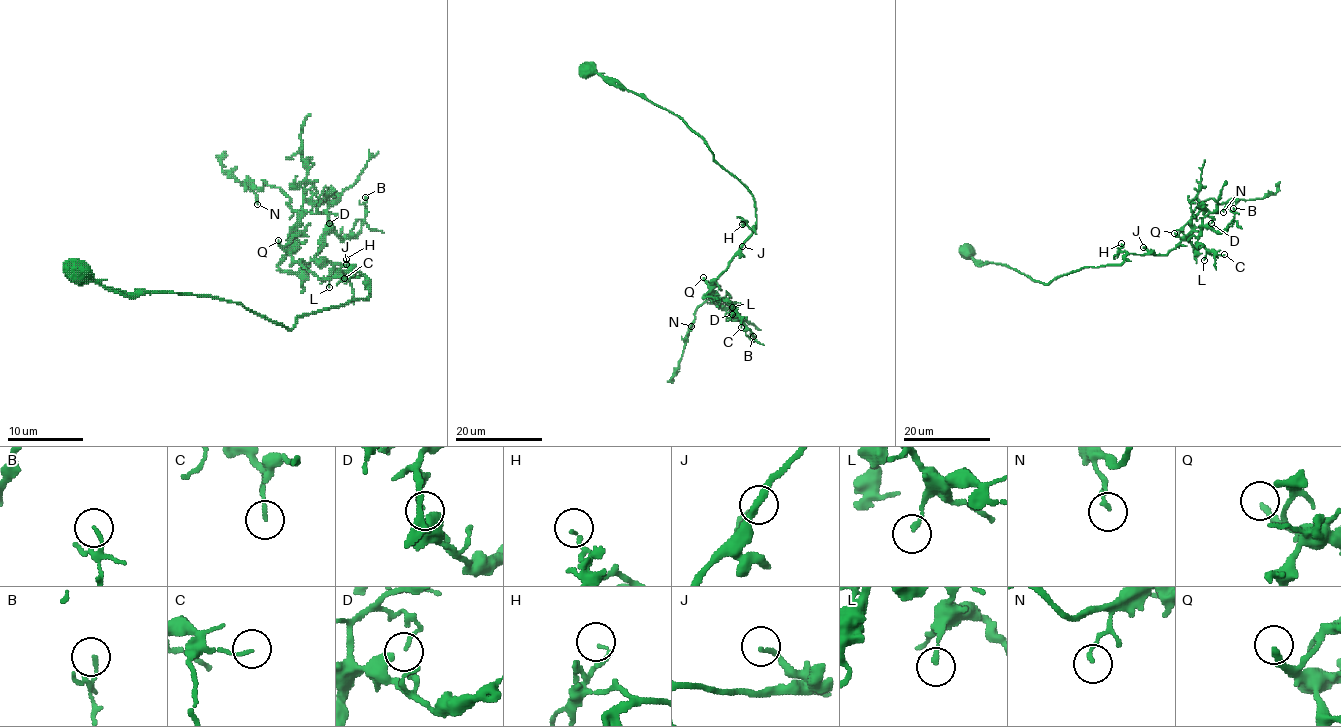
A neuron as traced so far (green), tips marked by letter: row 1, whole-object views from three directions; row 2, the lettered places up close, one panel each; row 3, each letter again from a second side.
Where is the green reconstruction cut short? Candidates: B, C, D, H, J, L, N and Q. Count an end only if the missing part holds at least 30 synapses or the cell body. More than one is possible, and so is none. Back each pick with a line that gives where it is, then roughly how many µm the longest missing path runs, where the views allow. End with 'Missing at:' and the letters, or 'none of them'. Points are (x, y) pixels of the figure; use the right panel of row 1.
Q: at (1174, 233); about 40 µm are missing
Missing at: Q

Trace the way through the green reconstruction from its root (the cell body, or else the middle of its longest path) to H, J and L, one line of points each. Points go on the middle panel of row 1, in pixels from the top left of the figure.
H: (587, 68), (677, 114), (704, 140), (713, 158), (753, 197), (755, 227), (742, 224)
J: (587, 68), (677, 114), (704, 140), (713, 158), (748, 189), (754, 200), (756, 223), (742, 246)
L: (587, 68), (677, 114), (704, 140), (713, 158), (752, 195), (755, 228), (703, 296), (727, 300), (732, 307)

